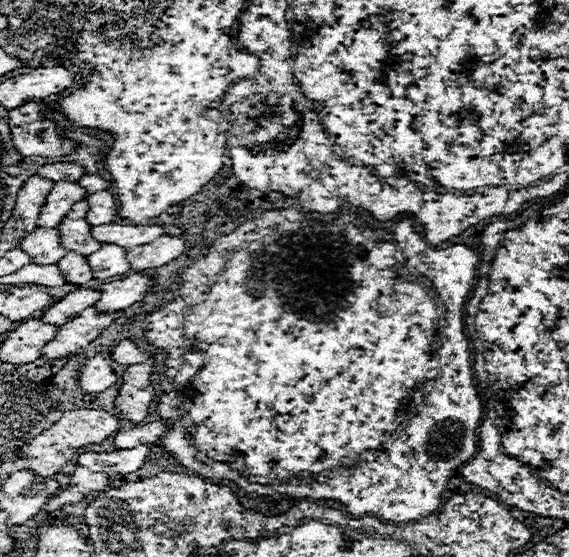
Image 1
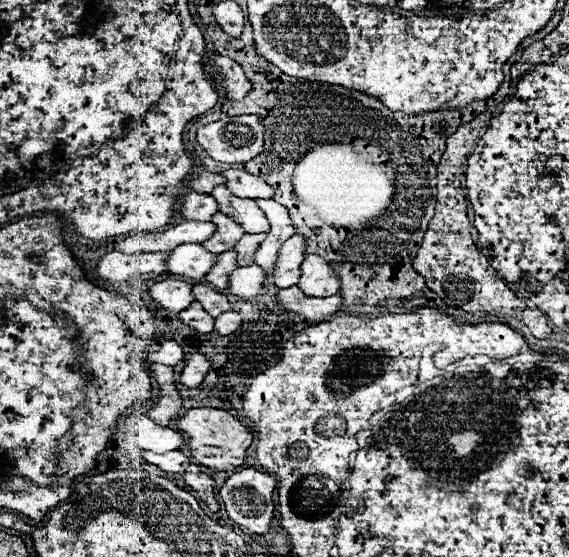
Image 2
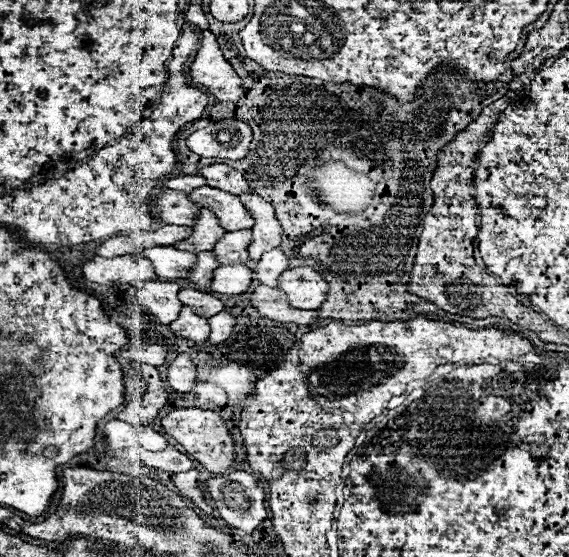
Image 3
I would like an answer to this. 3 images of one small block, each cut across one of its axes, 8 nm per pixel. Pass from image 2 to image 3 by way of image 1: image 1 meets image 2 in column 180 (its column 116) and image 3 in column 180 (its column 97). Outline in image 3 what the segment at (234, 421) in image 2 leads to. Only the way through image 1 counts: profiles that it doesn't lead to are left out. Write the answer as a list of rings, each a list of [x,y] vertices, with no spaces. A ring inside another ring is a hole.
[[[182,408],[182,410],[172,410],[162,418],[162,428],[164,434],[174,438],[186,448],[186,454],[192,460],[198,460],[208,472],[222,474],[232,466],[232,460],[236,456],[234,450],[234,438],[230,436],[224,420],[212,412],[212,410],[198,410],[198,408]]]

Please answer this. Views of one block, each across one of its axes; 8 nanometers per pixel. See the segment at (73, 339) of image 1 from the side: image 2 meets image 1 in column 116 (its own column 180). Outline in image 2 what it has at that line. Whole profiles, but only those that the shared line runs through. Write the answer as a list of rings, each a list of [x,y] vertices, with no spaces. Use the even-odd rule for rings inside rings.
[[[200,302],[190,304],[190,306],[188,306],[184,312],[180,312],[178,316],[182,318],[184,324],[196,328],[200,334],[208,334],[208,332],[214,330],[214,318],[202,308]]]

